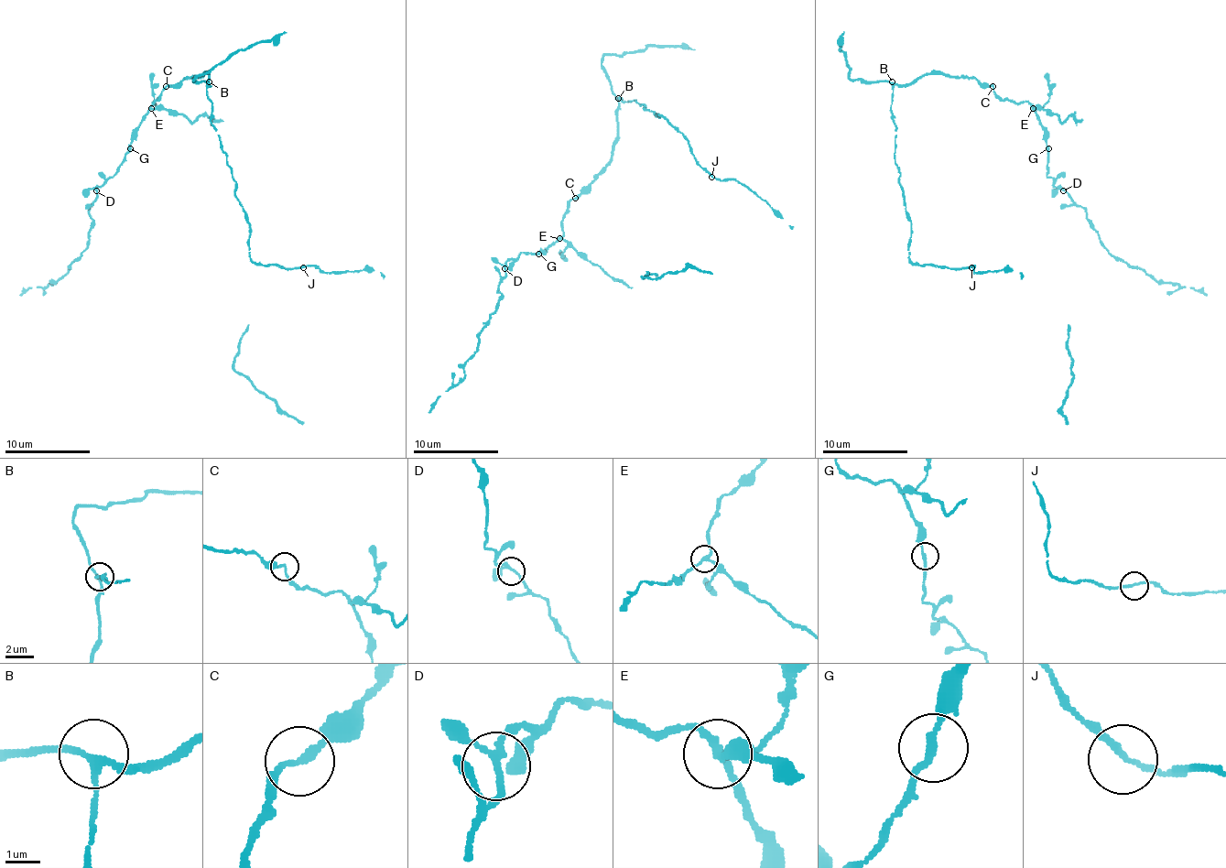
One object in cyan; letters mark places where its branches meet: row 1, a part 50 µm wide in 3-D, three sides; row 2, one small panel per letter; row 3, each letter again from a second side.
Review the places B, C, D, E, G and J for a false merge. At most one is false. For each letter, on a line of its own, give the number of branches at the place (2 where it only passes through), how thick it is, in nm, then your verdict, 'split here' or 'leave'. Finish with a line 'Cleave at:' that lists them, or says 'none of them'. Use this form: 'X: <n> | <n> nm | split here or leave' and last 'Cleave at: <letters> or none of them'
B: 3 | 190 nm | leave
C: 2 | 180 nm | leave
D: 3 | 170 nm | leave
E: 3 | 190 nm | split here
G: 2 | 190 nm | leave
J: 2 | 180 nm | leave
Cleave at: E

